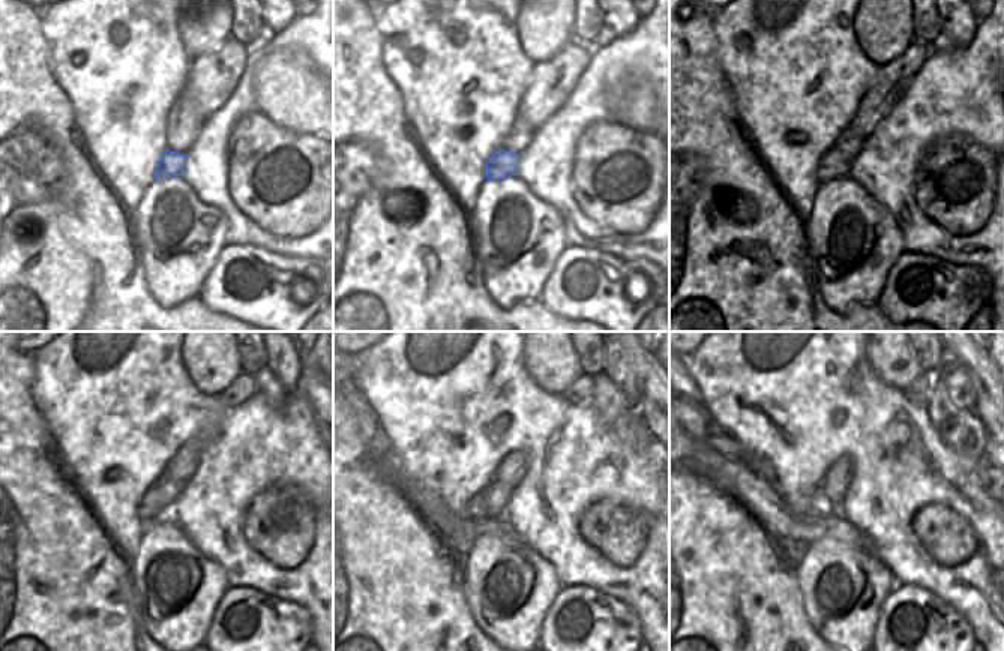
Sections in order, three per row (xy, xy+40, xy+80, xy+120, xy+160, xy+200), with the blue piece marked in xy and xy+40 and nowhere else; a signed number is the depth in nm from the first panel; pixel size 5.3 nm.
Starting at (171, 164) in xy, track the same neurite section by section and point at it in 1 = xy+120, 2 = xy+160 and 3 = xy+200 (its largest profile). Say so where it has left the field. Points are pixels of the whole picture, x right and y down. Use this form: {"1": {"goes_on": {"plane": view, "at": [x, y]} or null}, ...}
{"1": {"goes_on": {"plane": "xy+120", "at": [150, 507]}}, "2": {"goes_on": {"plane": "xy+160", "at": [476, 510]}}, "3": {"goes_on": {"plane": "xy+200", "at": [797, 506]}}}

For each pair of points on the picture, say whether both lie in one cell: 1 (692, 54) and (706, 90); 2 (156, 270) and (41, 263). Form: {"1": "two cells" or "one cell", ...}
{"1": "one cell", "2": "two cells"}

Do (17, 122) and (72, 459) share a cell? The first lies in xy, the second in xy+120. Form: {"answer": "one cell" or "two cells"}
{"answer": "two cells"}

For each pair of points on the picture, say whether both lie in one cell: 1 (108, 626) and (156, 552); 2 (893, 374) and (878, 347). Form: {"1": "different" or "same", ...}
{"1": "different", "2": "same"}

